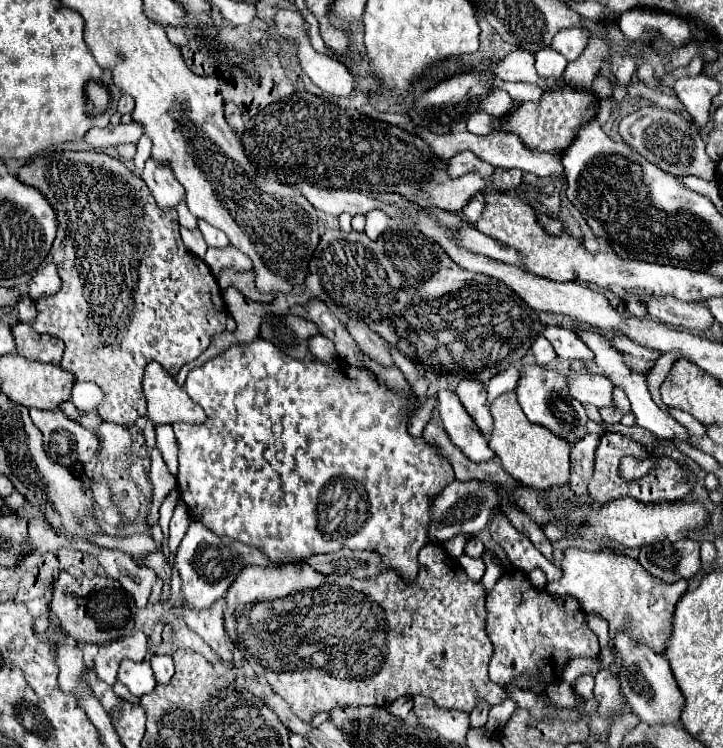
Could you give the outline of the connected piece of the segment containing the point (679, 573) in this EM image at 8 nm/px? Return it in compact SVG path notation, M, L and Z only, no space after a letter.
M694 539L676 541L676 549L670 541L658 541L642 545L638 563L654 577L674 583L678 579L690 579L700 571L700 543Z

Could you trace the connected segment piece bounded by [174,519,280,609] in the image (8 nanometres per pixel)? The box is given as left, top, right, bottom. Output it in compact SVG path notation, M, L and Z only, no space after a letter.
M192 519L186 537L180 543L180 549L176 553L176 567L182 577L182 591L184 591L184 605L192 609L204 609L212 605L216 599L224 597L228 587L234 583L236 575L248 567L248 565L260 565L260 567L280 567L270 563L270 559L254 549L252 545L242 545L240 541L228 539L228 537L218 537L202 521Z

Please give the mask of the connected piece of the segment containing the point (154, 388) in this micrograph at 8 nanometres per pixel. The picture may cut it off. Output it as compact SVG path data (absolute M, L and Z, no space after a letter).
M160 363L146 365L142 387L148 403L148 417L154 421L154 425L206 421L202 407L188 397L184 387L180 387L172 375L166 375Z

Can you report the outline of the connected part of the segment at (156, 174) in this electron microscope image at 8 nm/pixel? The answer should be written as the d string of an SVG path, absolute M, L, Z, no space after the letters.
M152 157L146 161L142 181L148 185L150 193L156 197L162 209L176 207L184 199L184 189L174 177L174 171L168 165L158 165L158 161L154 161Z

